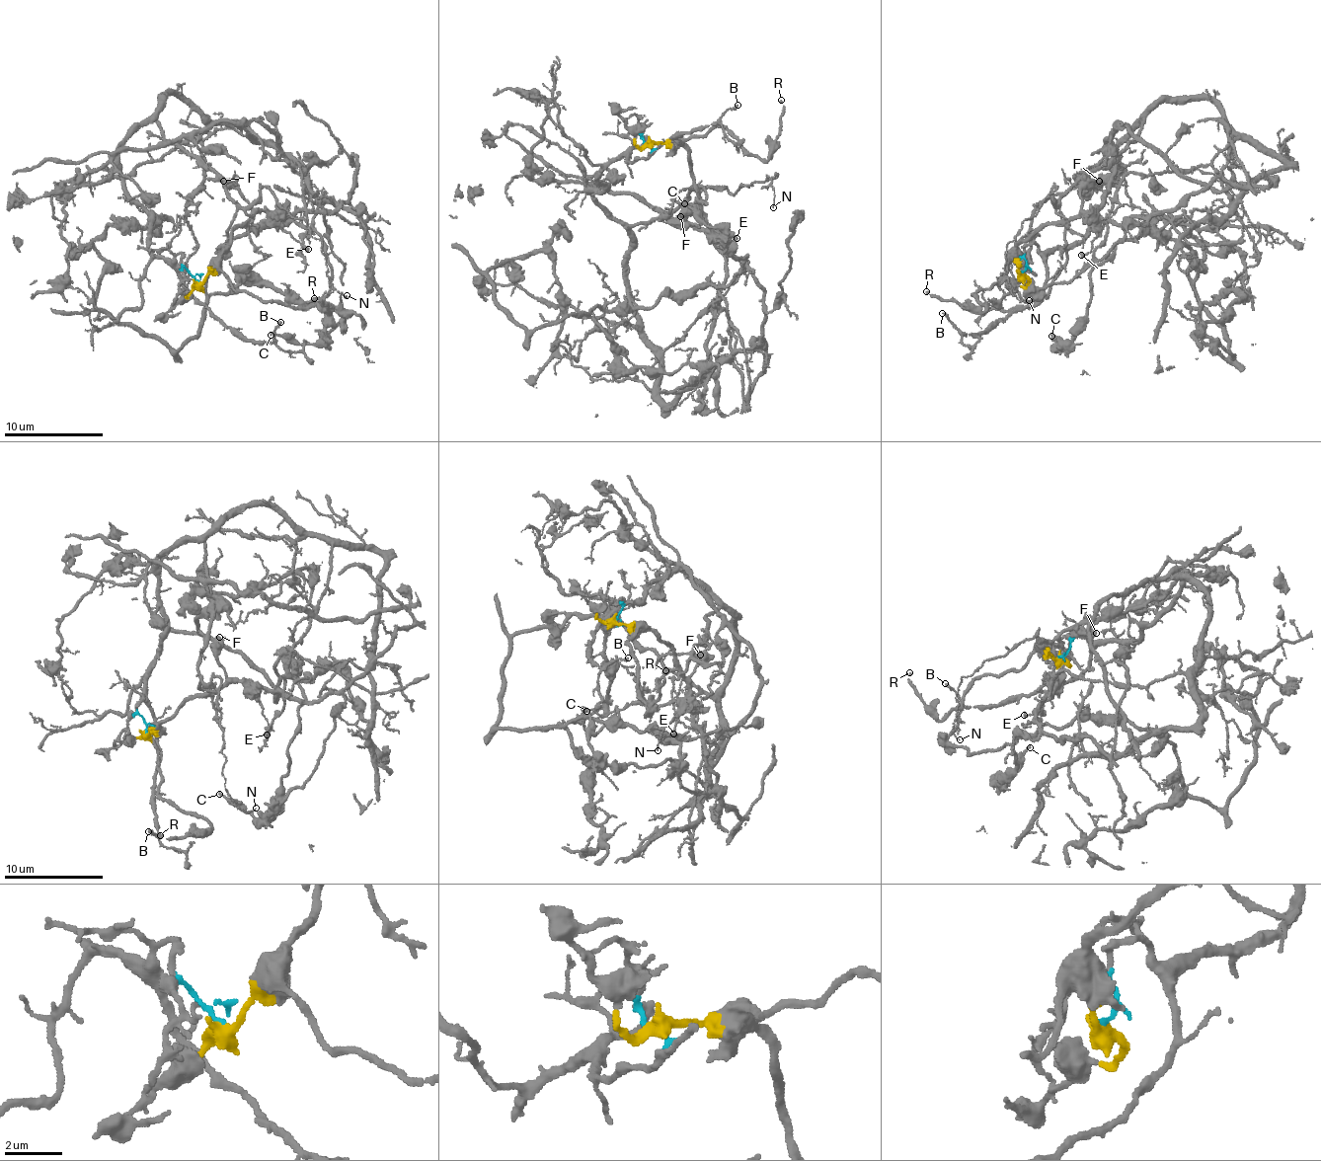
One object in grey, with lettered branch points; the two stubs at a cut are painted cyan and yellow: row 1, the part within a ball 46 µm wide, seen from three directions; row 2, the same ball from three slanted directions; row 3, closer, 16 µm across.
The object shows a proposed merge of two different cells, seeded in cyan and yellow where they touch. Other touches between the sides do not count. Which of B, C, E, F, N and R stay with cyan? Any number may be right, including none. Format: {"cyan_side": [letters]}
{"cyan_side": ["B", "C", "N"]}

